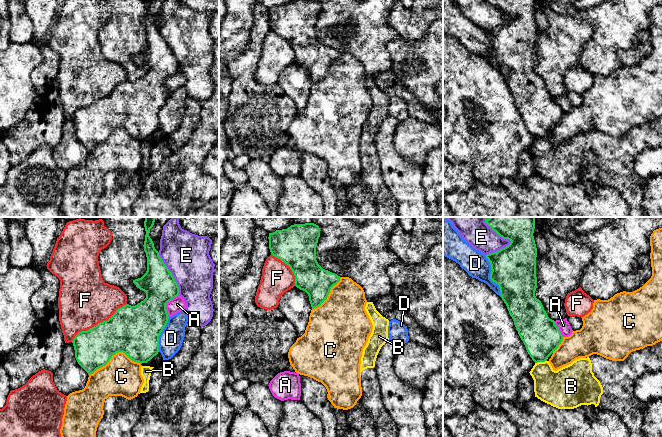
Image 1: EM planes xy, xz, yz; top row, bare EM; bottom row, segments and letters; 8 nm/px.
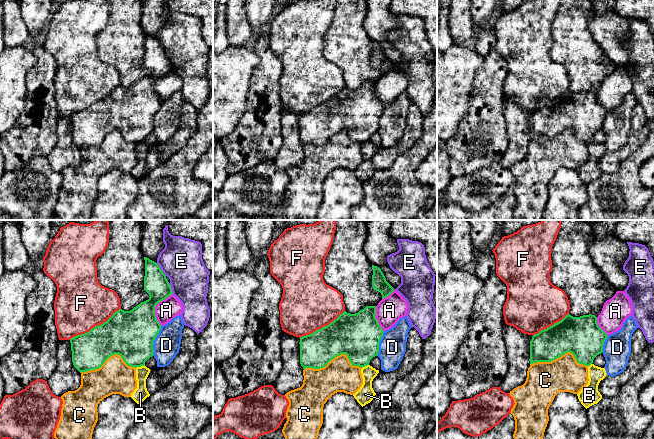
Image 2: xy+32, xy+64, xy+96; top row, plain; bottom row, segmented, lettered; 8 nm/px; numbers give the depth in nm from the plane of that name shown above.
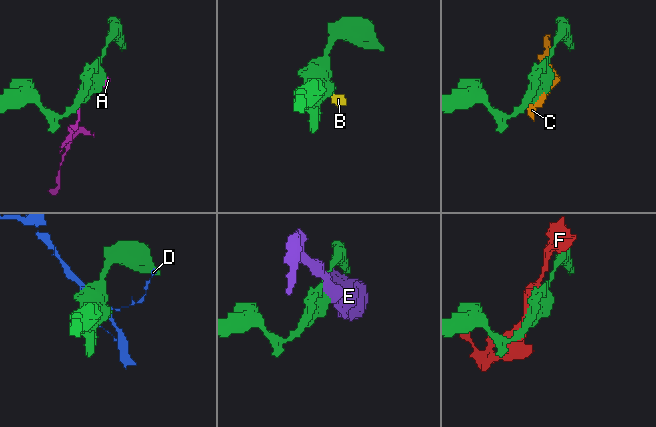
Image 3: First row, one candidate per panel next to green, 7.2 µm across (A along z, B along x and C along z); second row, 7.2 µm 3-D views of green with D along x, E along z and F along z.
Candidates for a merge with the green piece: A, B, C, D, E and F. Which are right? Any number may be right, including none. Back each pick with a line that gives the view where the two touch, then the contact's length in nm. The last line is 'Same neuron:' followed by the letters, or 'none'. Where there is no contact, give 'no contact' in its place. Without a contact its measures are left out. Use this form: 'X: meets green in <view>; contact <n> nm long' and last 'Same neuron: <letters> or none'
Same neuron: none

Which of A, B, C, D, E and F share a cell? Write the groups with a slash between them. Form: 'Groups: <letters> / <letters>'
Groups: A / B / C / D / E / F

